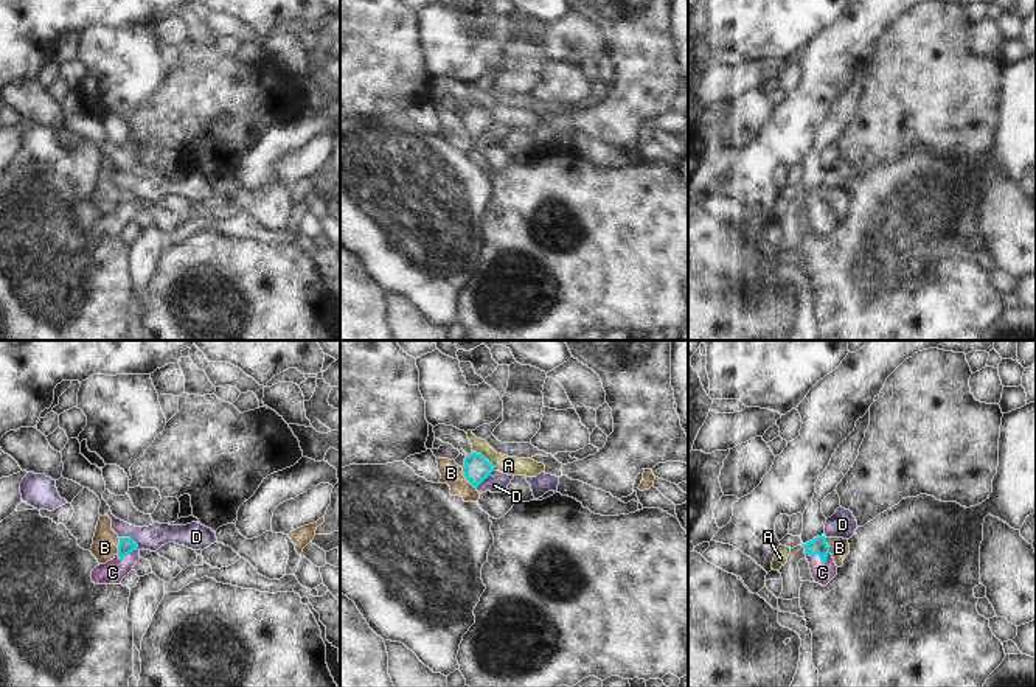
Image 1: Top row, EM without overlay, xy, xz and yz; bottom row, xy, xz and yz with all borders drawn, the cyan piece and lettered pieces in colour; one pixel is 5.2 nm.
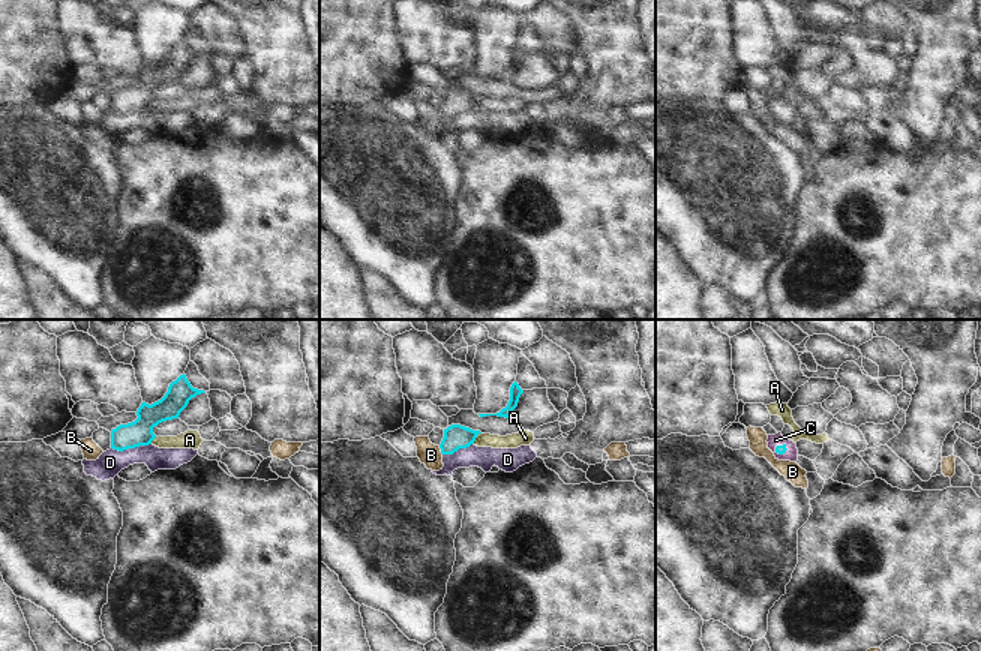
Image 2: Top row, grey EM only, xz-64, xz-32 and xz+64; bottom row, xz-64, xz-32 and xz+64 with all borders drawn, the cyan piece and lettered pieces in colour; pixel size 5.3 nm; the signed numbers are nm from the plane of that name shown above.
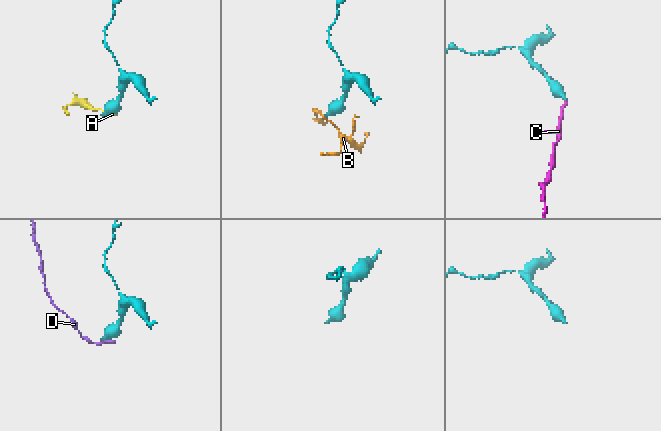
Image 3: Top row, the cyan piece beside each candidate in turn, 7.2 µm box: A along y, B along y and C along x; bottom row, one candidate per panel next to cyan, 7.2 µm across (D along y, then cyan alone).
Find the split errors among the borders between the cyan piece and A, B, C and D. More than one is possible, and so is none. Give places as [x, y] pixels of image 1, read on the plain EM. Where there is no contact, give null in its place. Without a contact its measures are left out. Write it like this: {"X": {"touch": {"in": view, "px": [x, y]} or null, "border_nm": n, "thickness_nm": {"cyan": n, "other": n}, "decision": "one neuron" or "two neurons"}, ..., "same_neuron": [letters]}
{"A": {"touch": {"in": "xz", "px": [485, 111]}, "border_nm": 160, "thickness_nm": {"cyan": 140, "other": 100}, "decision": "two neurons"}, "B": {"touch": {"in": "xz", "px": [466, 131]}, "border_nm": 130, "thickness_nm": {"cyan": 140, "other": 110}, "decision": "two neurons"}, "C": {"touch": {"in": "yz", "px": [819, 209]}, "border_nm": 120, "thickness_nm": {"cyan": 90, "other": 110}, "decision": "one neuron"}, "D": {"touch": {"in": "xy", "px": [131, 191]}, "border_nm": 120, "thickness_nm": {"cyan": 80, "other": 130}, "decision": "two neurons"}, "same_neuron": ["C"]}

